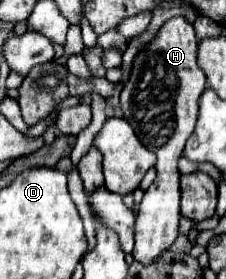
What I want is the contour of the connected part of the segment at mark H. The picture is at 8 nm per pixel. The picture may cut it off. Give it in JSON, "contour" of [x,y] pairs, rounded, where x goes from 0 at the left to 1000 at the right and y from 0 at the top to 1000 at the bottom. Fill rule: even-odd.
{"contour":[[[810,61],[739,68],[695,111],[686,140],[650,154],[597,204],[580,276],[535,326],[544,419],[580,441],[615,505],[695,556],[695,642],[642,685],[606,763],[597,806],[597,892],[588,921],[624,943],[686,935],[730,892],[748,892],[792,835],[792,606],[783,577],[810,556],[819,505],[863,462],[872,369],[916,319],[916,276],[872,233],[872,133],[854,90]]]}

